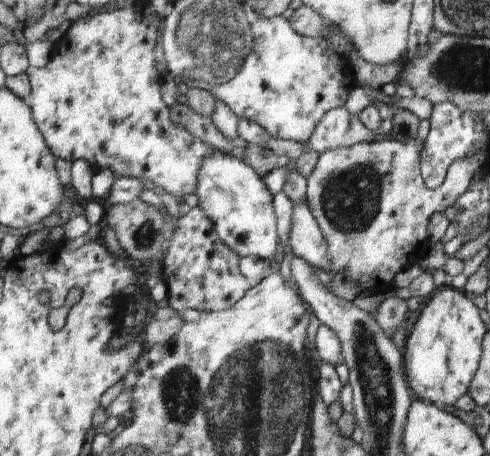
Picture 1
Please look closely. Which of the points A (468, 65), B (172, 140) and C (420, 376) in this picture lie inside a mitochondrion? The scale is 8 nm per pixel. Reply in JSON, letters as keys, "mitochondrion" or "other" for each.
{"A":"mitochondrion","B":"other","C":"other"}

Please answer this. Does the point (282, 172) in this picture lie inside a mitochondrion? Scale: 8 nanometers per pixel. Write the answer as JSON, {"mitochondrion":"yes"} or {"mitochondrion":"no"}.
{"mitochondrion":"no"}

